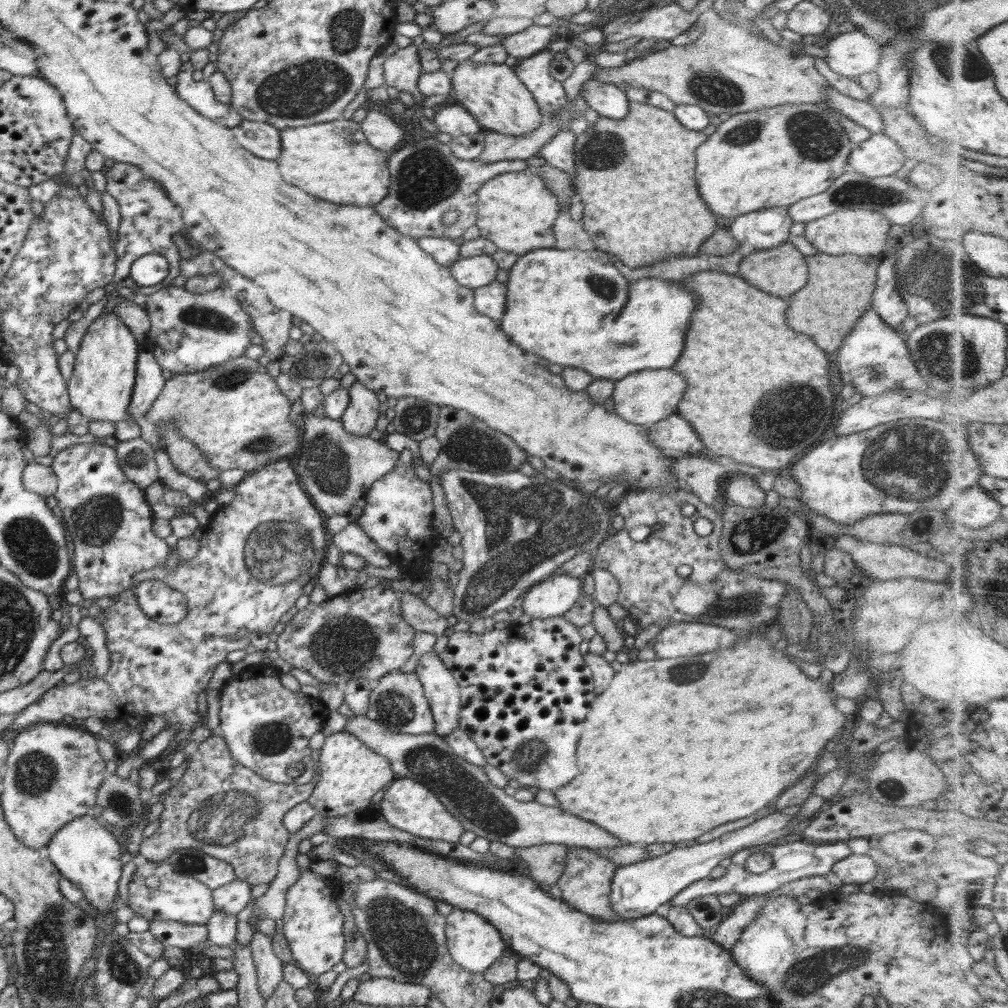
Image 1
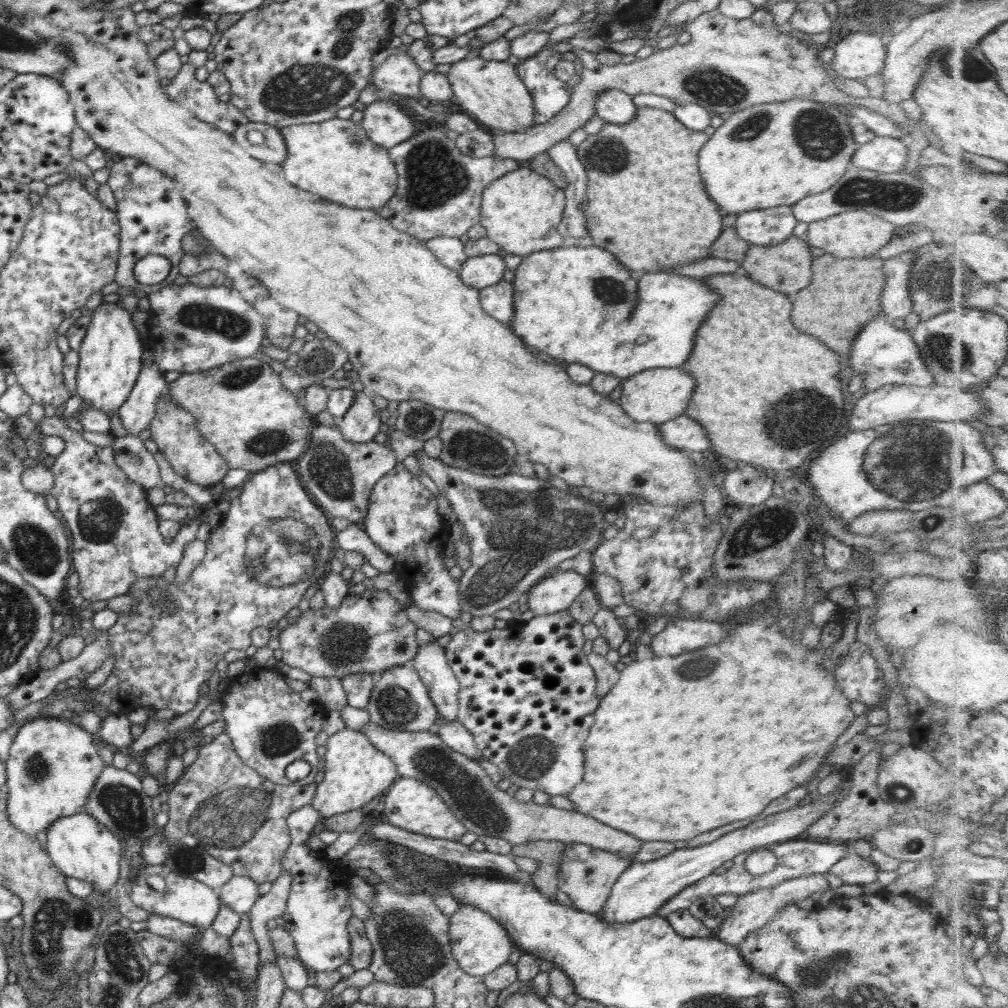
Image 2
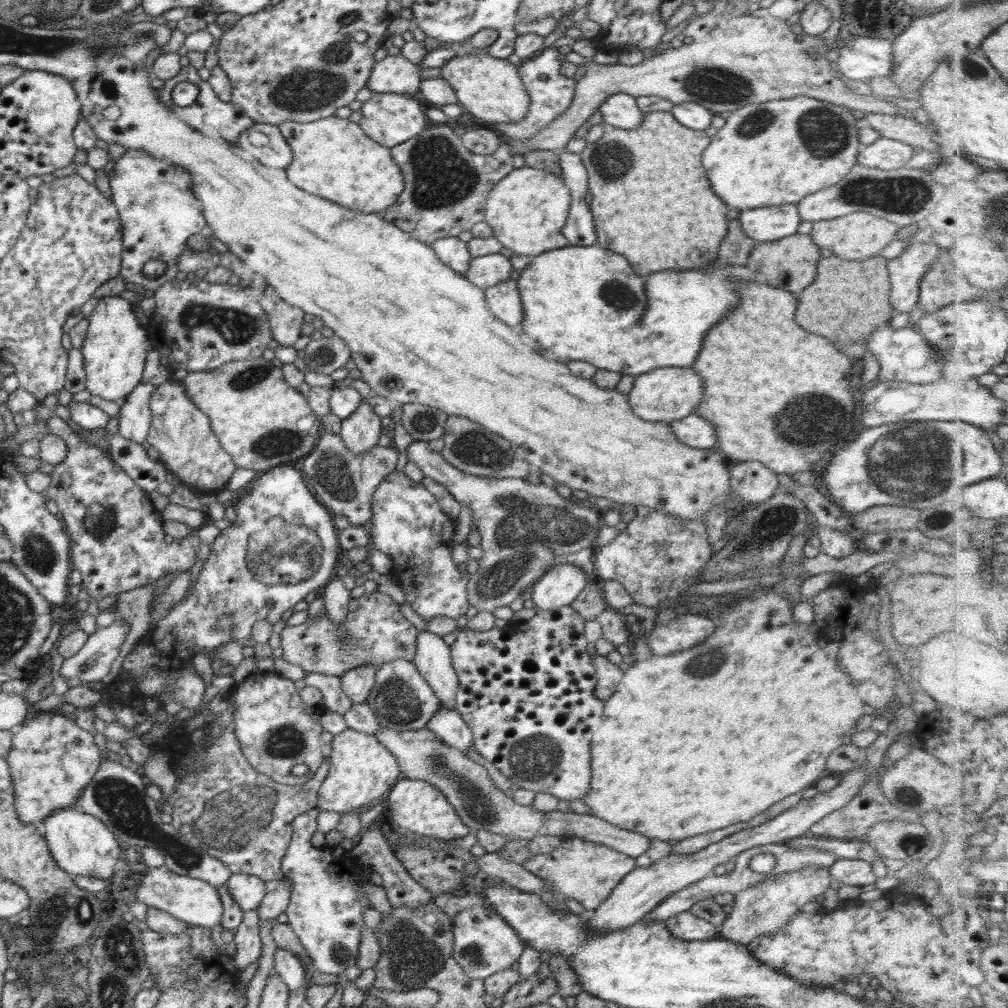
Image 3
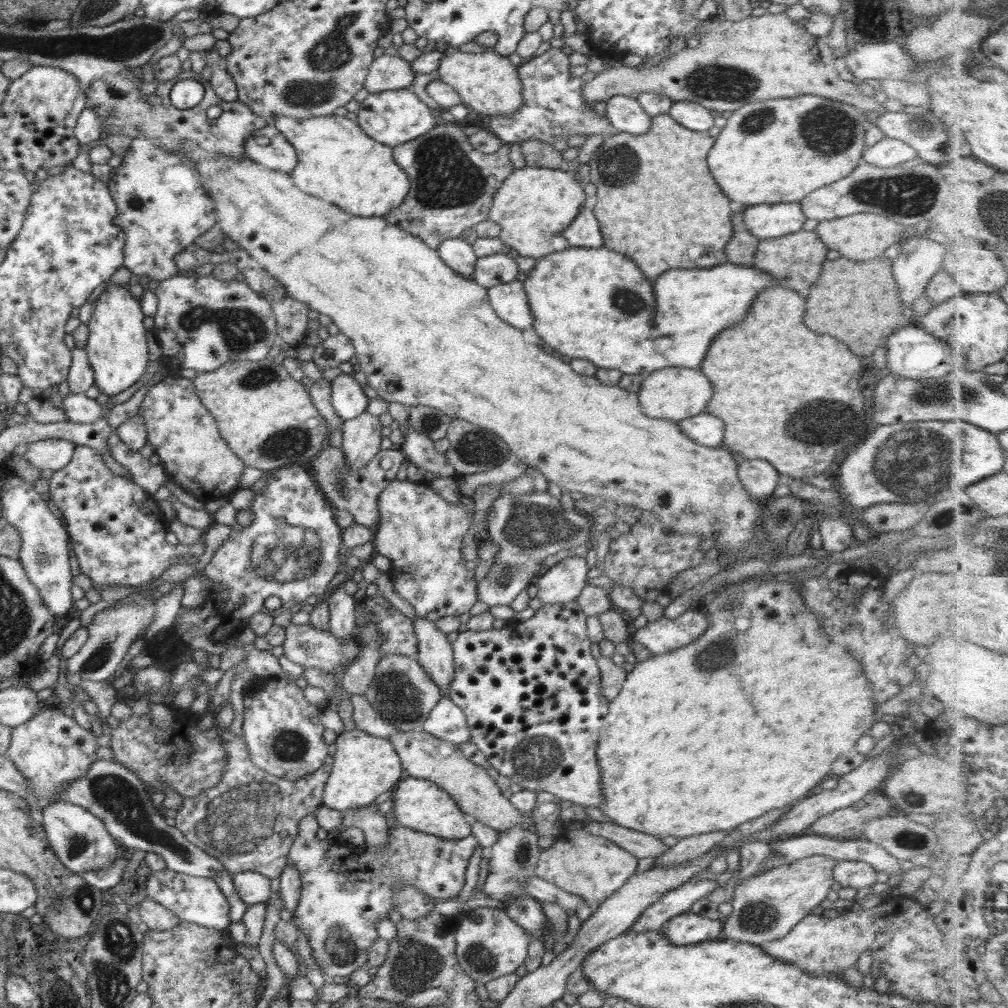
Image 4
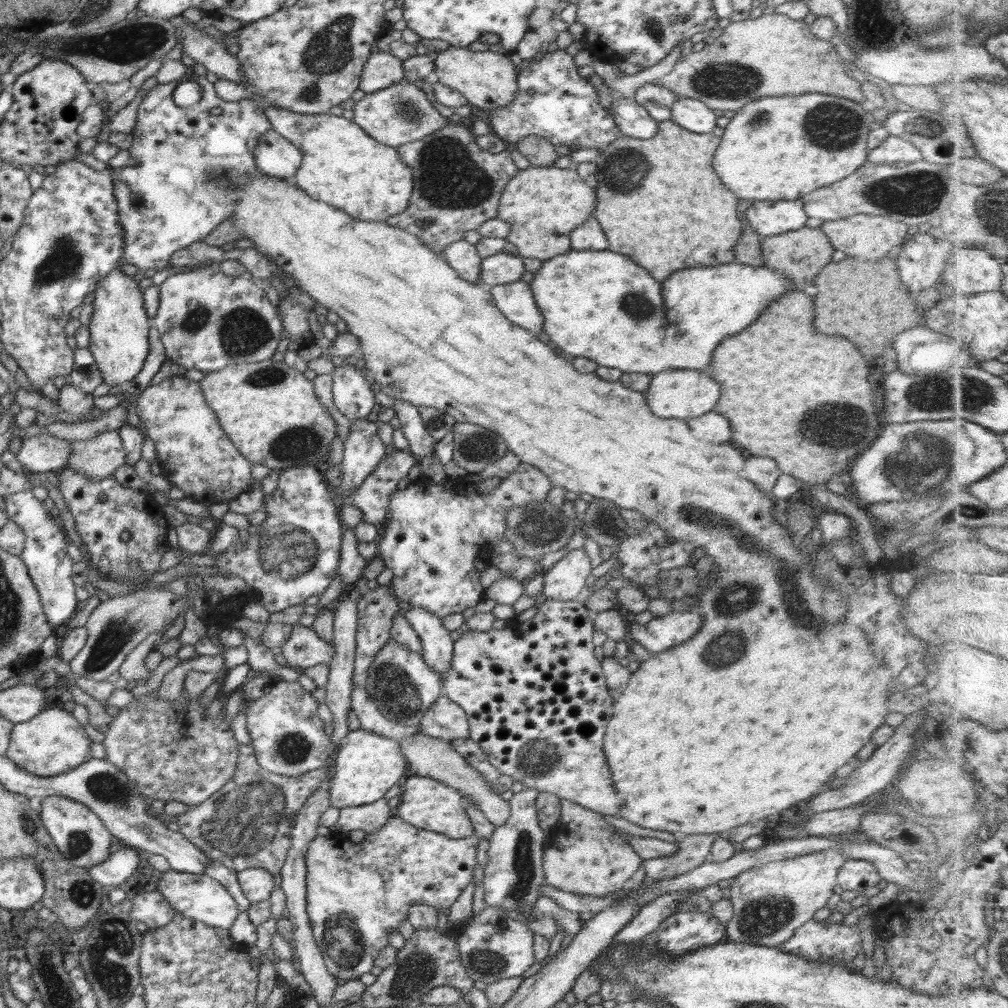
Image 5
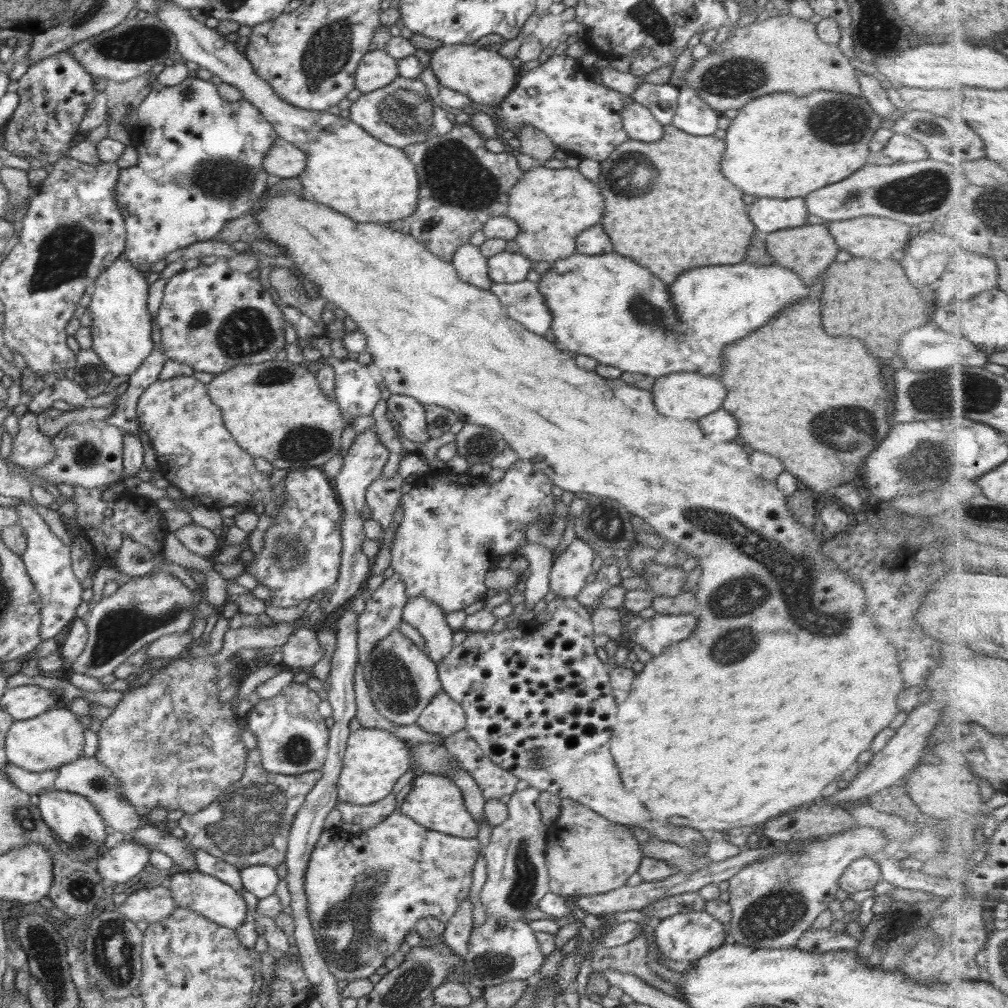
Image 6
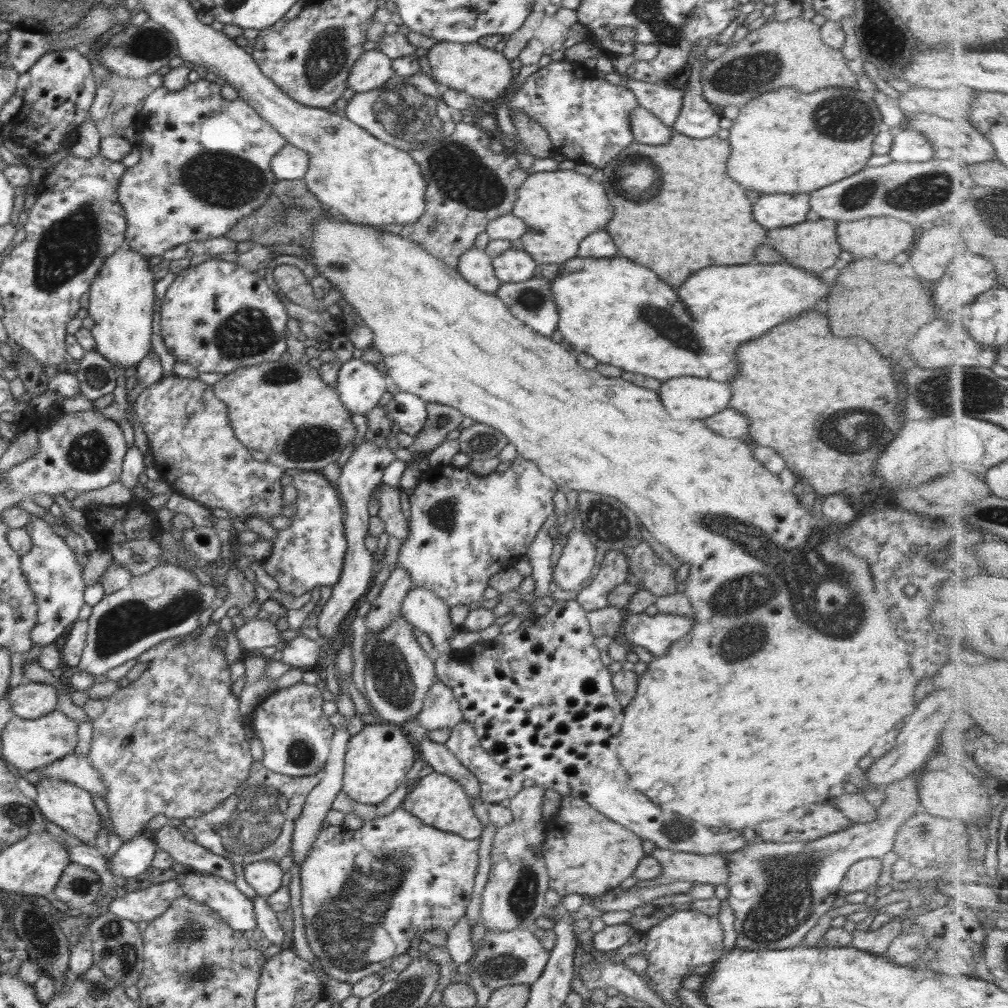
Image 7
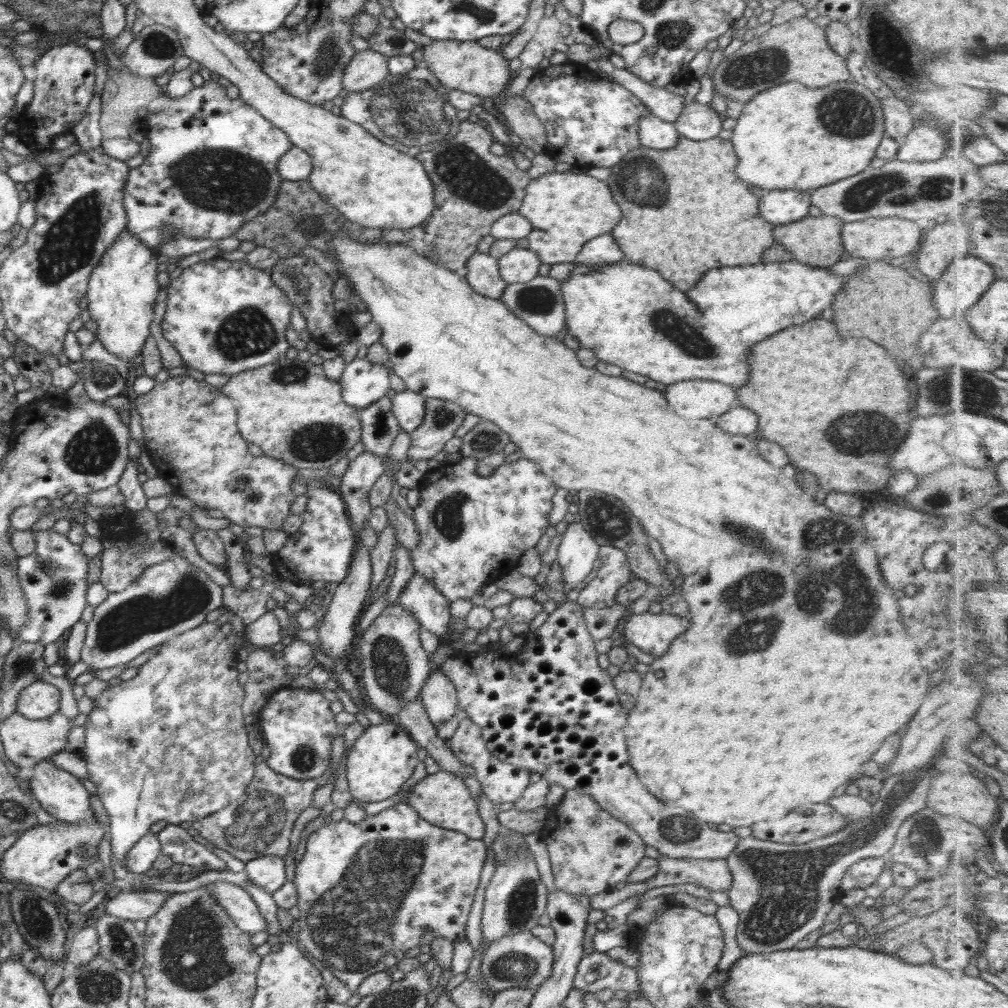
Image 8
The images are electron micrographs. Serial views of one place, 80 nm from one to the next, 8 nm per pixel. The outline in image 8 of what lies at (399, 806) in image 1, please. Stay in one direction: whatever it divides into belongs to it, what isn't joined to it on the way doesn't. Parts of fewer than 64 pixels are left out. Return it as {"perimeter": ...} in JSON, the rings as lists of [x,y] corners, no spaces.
{"perimeter":[[[438,771],[427,775],[414,785],[414,790],[406,794],[405,801],[434,826],[458,831],[468,838],[481,839],[484,836],[485,822],[480,818],[477,803],[470,795],[464,780],[454,774]]]}

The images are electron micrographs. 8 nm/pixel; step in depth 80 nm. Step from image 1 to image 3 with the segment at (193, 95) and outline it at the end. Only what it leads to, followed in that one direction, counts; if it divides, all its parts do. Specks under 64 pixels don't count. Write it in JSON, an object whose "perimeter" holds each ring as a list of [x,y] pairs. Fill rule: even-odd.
{"perimeter":[[[192,65],[182,67],[177,75],[165,80],[165,82],[164,86],[158,90],[157,95],[159,99],[165,103],[171,111],[174,111],[174,114],[178,114],[178,116],[182,118],[182,122],[186,122],[186,126],[190,126],[190,130],[196,130],[196,132],[200,132],[200,134],[204,134],[204,136],[210,138],[220,137],[222,140],[226,140],[226,142],[230,142],[230,144],[236,146],[239,144],[240,134],[242,134],[242,132],[246,133],[247,130],[252,129],[252,126],[256,124],[237,104],[224,102],[218,98],[218,95],[212,90],[210,83],[207,80],[202,80],[197,73],[197,68],[194,68]],[[179,82],[191,82],[199,88],[196,100],[185,107],[178,106],[171,95],[172,90],[174,90],[174,87]]]}

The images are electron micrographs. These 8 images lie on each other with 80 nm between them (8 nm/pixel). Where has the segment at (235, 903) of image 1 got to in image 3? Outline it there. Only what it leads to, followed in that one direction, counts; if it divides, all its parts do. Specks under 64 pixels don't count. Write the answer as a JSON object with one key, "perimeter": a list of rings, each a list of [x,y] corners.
{"perimeter":[[[232,873],[226,887],[243,912],[257,908],[266,894],[264,881],[252,874]]]}

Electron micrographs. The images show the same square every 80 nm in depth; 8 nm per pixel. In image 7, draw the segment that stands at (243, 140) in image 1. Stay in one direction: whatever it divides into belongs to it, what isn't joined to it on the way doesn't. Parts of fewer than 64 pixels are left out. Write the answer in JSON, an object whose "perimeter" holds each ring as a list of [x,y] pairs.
{"perimeter":[[[289,143],[282,146],[278,154],[274,154],[270,169],[278,180],[304,179],[310,168],[308,154]]]}

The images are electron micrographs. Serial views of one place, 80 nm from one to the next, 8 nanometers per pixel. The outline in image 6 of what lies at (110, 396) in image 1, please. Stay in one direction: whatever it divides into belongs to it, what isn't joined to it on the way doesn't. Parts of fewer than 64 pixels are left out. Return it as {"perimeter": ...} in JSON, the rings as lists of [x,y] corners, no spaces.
{"perimeter":[[[118,257],[96,278],[91,289],[91,349],[113,376],[132,375],[155,345],[152,341],[152,332],[155,330],[154,318],[148,312],[146,303],[149,287],[147,276],[134,268],[133,264]]]}

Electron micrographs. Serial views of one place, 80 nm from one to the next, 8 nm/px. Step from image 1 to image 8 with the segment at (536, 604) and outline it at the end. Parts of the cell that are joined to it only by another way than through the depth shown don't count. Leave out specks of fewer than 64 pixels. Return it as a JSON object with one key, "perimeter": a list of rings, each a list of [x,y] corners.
{"perimeter":[[[580,522],[570,523],[563,533],[563,538],[558,547],[557,562],[562,569],[563,582],[571,584],[573,587],[584,582],[586,576],[592,572],[594,562],[599,557],[599,544],[590,536],[590,533]]]}

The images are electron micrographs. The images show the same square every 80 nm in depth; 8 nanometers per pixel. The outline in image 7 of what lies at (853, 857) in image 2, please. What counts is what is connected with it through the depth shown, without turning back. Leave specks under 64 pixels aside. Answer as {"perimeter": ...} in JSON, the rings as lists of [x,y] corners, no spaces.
{"perimeter":[[[865,858],[850,865],[841,881],[842,893],[868,891],[878,882],[882,870],[881,859]]]}

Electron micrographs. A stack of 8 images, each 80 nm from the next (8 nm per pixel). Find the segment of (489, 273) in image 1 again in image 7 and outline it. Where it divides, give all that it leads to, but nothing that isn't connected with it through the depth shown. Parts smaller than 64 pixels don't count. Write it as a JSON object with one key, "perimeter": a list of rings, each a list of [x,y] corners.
{"perimeter":[[[506,250],[492,259],[494,274],[502,283],[515,283],[530,280],[538,264],[530,254],[518,250]]]}

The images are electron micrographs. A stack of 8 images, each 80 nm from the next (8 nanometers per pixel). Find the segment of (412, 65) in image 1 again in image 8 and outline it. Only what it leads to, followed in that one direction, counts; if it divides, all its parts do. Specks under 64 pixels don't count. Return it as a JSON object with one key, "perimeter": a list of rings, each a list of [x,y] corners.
{"perimeter":[[[372,49],[357,51],[346,66],[342,77],[342,88],[362,92],[376,86],[390,74],[388,58]]]}

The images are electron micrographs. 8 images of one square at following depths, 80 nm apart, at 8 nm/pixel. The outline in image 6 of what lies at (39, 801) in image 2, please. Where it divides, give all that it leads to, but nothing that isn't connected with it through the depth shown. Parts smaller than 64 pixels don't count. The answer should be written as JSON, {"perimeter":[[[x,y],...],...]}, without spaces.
{"perimeter":[[[53,707],[45,713],[28,720],[14,720],[8,733],[4,748],[7,762],[30,772],[54,770],[76,758],[83,756],[84,732],[77,716],[69,708]]]}

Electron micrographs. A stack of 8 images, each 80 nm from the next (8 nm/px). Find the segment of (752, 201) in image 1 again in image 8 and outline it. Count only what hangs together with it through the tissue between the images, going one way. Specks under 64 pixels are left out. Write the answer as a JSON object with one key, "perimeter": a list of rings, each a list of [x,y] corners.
{"perimeter":[[[853,80],[833,82],[820,88],[808,88],[798,81],[772,86],[745,102],[742,115],[736,122],[738,124],[732,129],[734,134],[730,139],[738,157],[735,173],[746,185],[761,188],[765,192],[811,192],[838,180],[848,179],[863,172],[872,163],[880,142],[886,137],[881,99]]]}

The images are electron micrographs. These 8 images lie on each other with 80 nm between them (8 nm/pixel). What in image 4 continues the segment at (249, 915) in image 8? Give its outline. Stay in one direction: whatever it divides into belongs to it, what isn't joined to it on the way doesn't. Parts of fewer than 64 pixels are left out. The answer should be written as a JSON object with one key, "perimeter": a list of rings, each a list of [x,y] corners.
{"perimeter":[[[168,867],[151,873],[146,882],[145,896],[171,910],[181,921],[194,922],[219,932],[227,930],[232,923],[229,902],[214,879],[179,874]]]}

